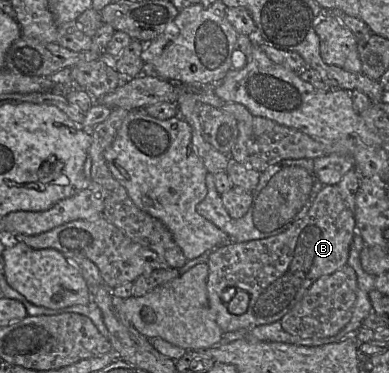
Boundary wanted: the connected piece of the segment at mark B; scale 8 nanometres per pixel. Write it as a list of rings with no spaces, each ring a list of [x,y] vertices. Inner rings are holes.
[[[326,185],[316,195],[308,212],[285,232],[265,239],[219,246],[208,254],[207,295],[209,309],[223,333],[249,330],[252,327],[280,321],[301,301],[312,284],[347,265],[350,246],[356,234],[356,221],[339,193],[337,185]],[[236,288],[250,296],[249,307],[244,314],[231,314],[222,300],[223,292]]]

